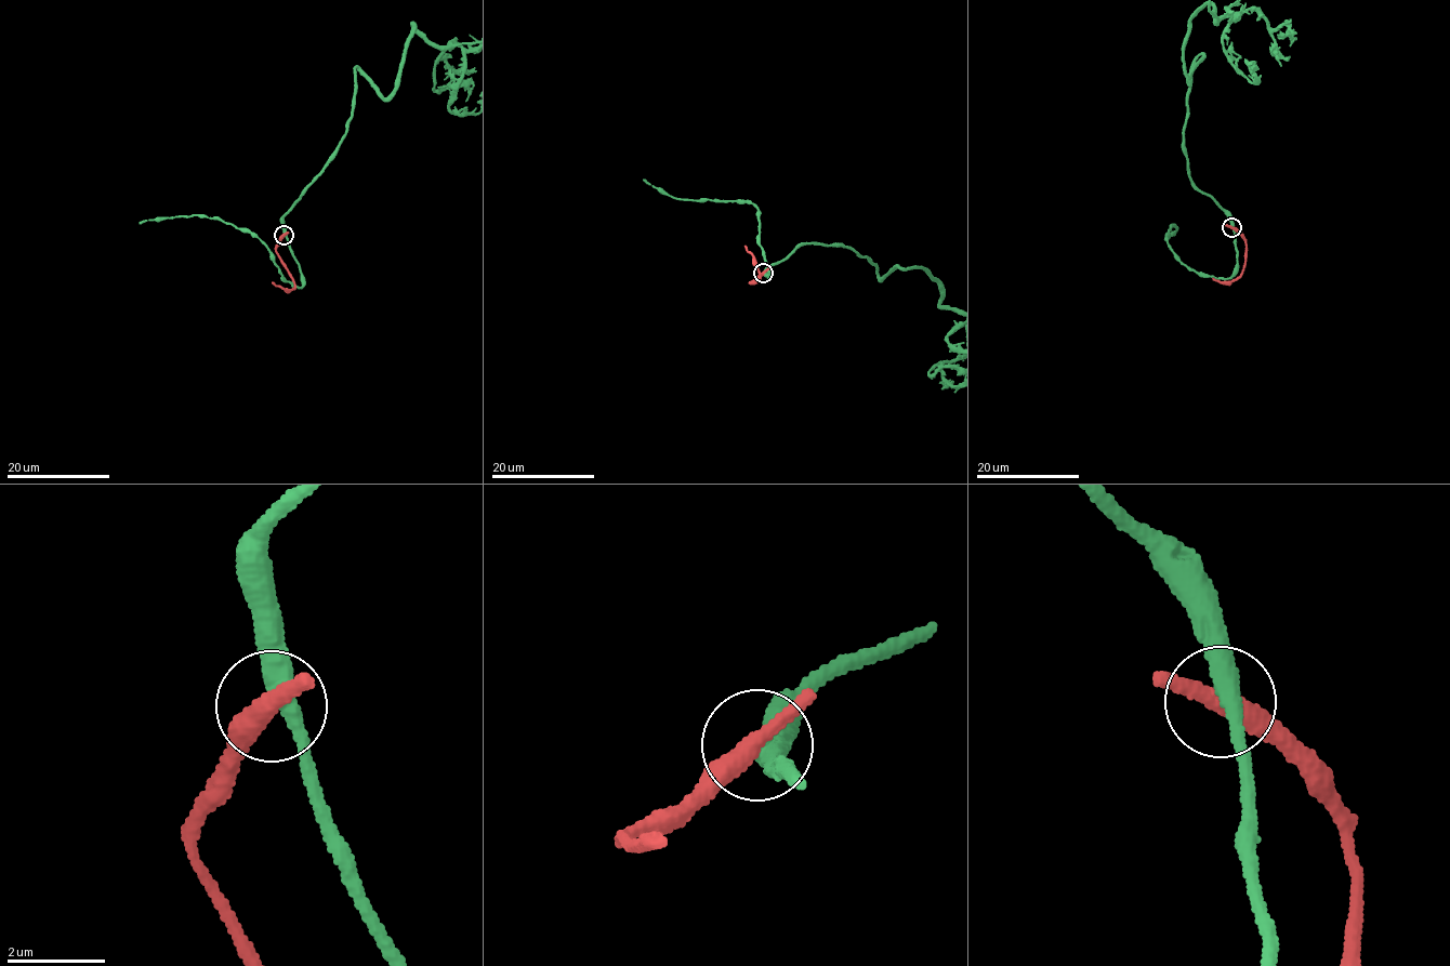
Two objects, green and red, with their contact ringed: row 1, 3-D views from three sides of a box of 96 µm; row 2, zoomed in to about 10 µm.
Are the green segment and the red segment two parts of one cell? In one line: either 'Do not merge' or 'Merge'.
Do not merge

